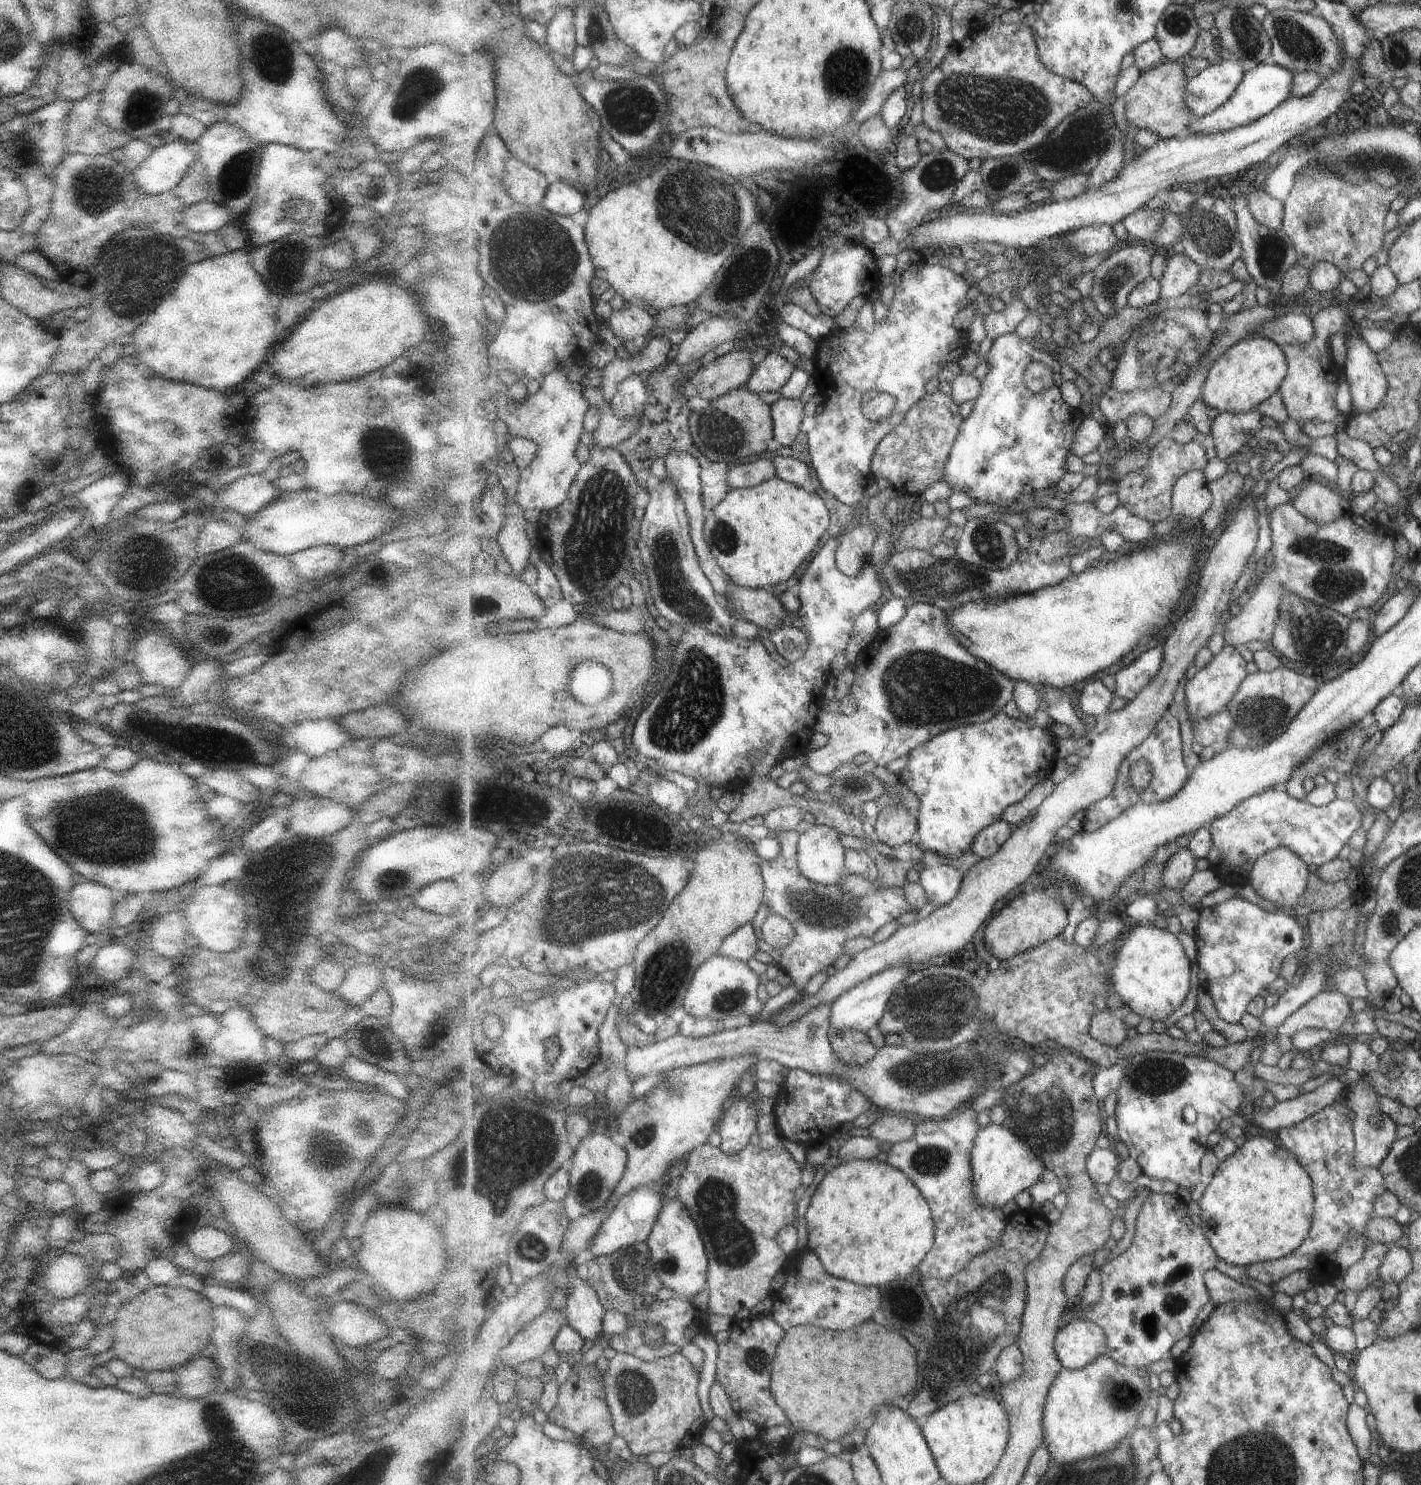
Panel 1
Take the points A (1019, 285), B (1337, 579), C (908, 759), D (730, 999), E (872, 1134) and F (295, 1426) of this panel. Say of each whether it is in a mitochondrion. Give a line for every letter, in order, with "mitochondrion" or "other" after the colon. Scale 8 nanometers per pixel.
A: other
B: mitochondrion
C: other
D: mitochondrion
E: other
F: other

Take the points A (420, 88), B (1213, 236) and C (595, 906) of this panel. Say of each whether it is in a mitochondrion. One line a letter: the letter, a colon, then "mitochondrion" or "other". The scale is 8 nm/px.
A: mitochondrion
B: mitochondrion
C: mitochondrion

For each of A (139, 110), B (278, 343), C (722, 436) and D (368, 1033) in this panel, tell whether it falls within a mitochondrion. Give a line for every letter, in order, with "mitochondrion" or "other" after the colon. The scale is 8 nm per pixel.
A: mitochondrion
B: other
C: mitochondrion
D: other

